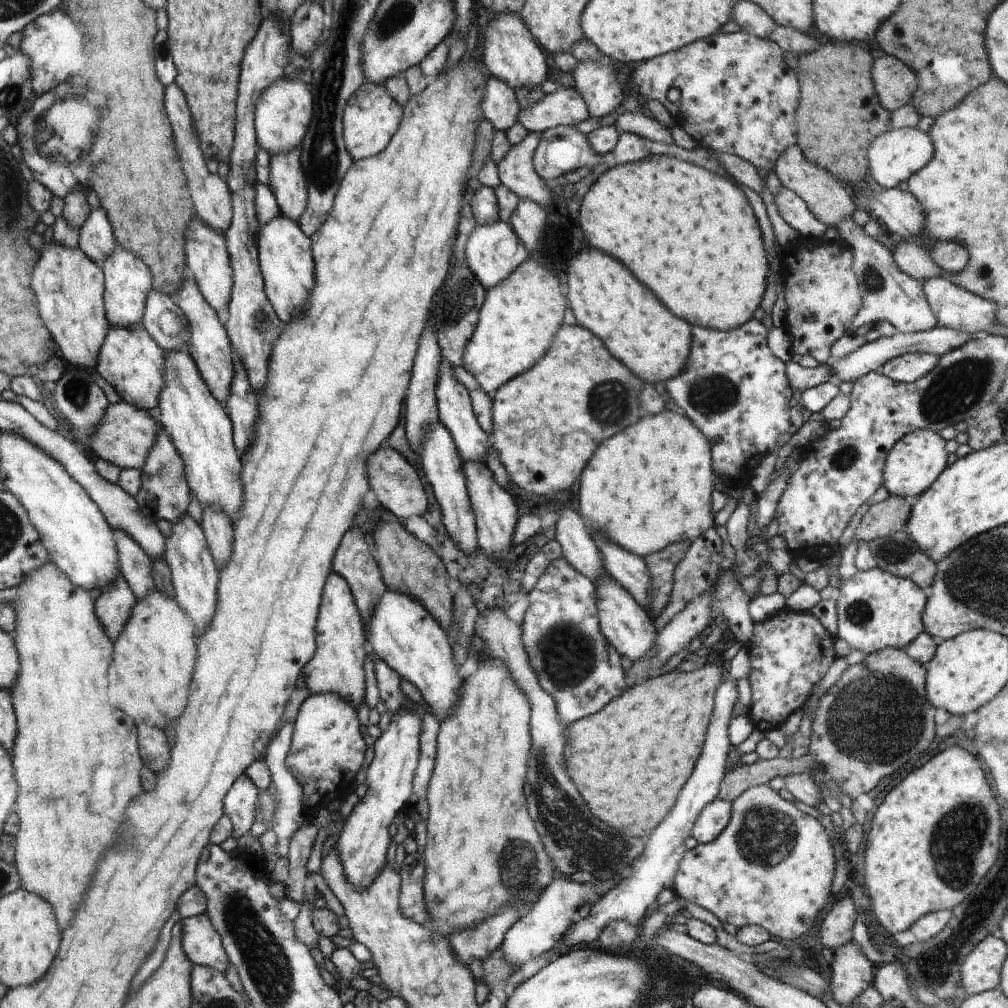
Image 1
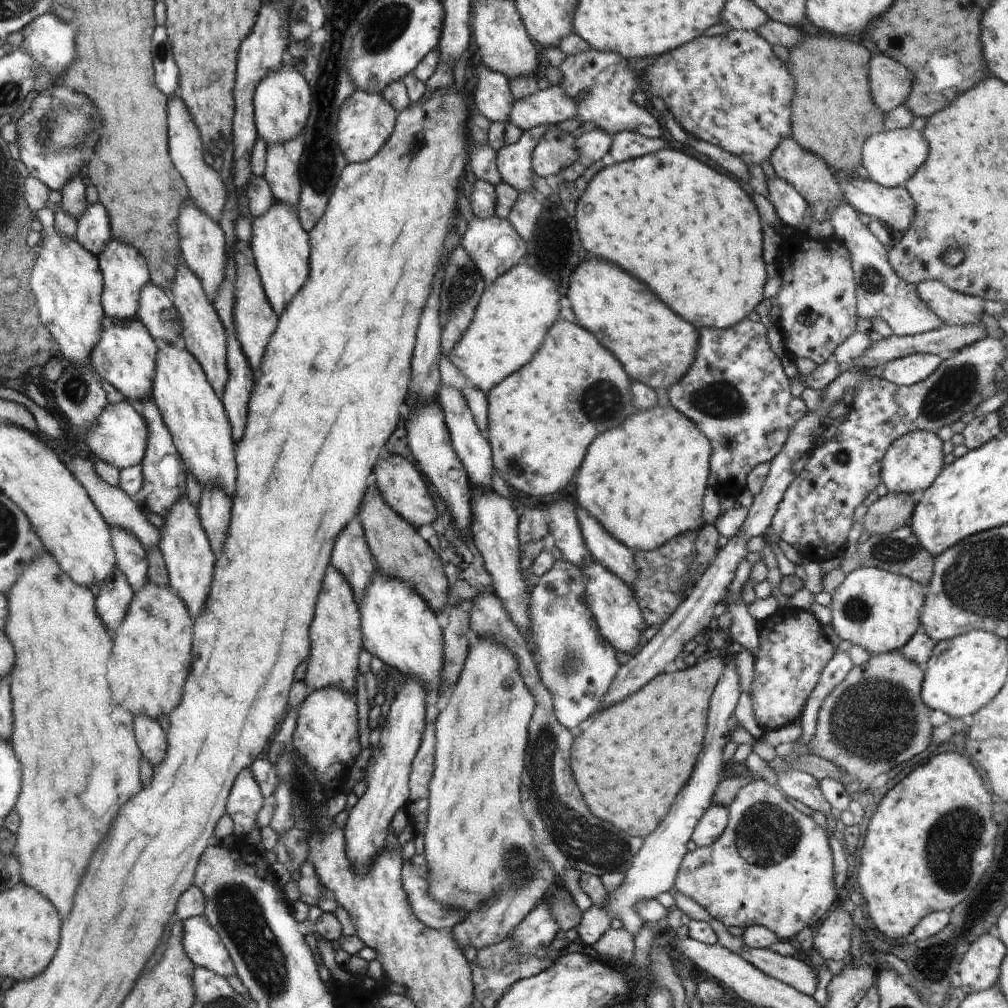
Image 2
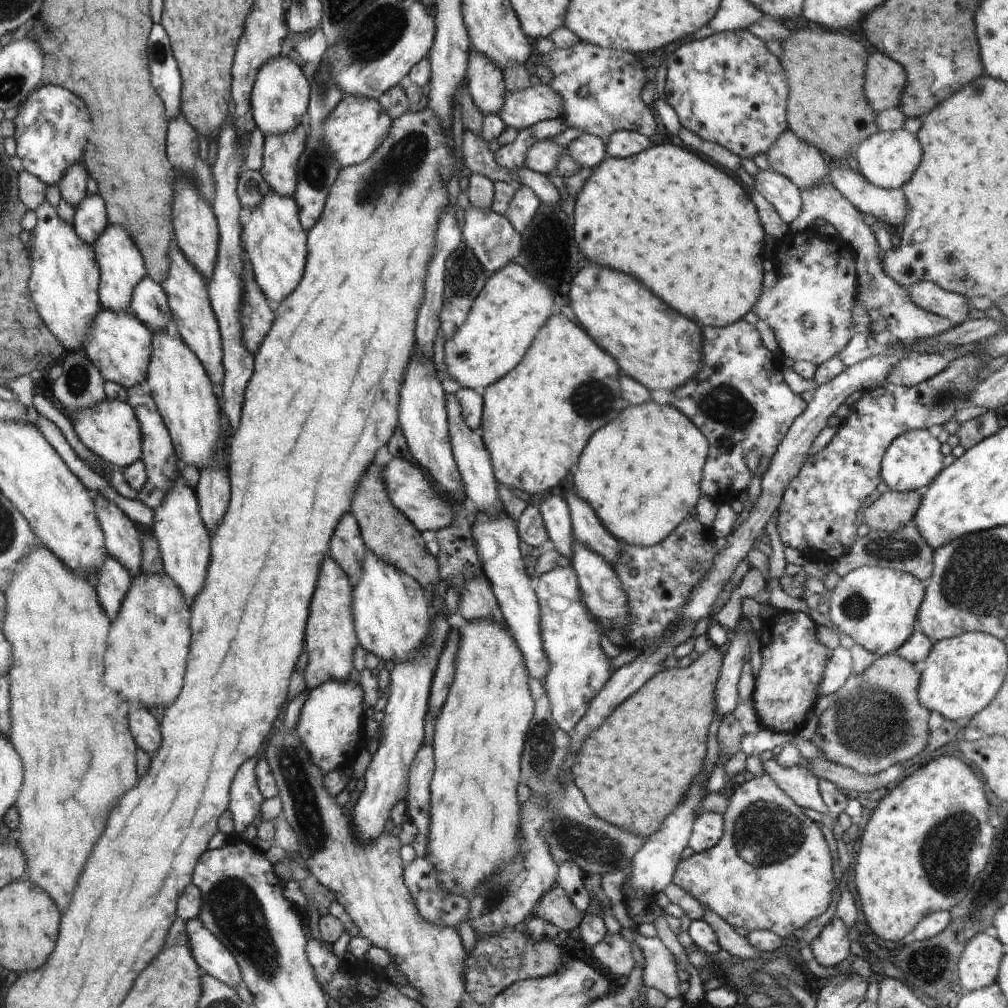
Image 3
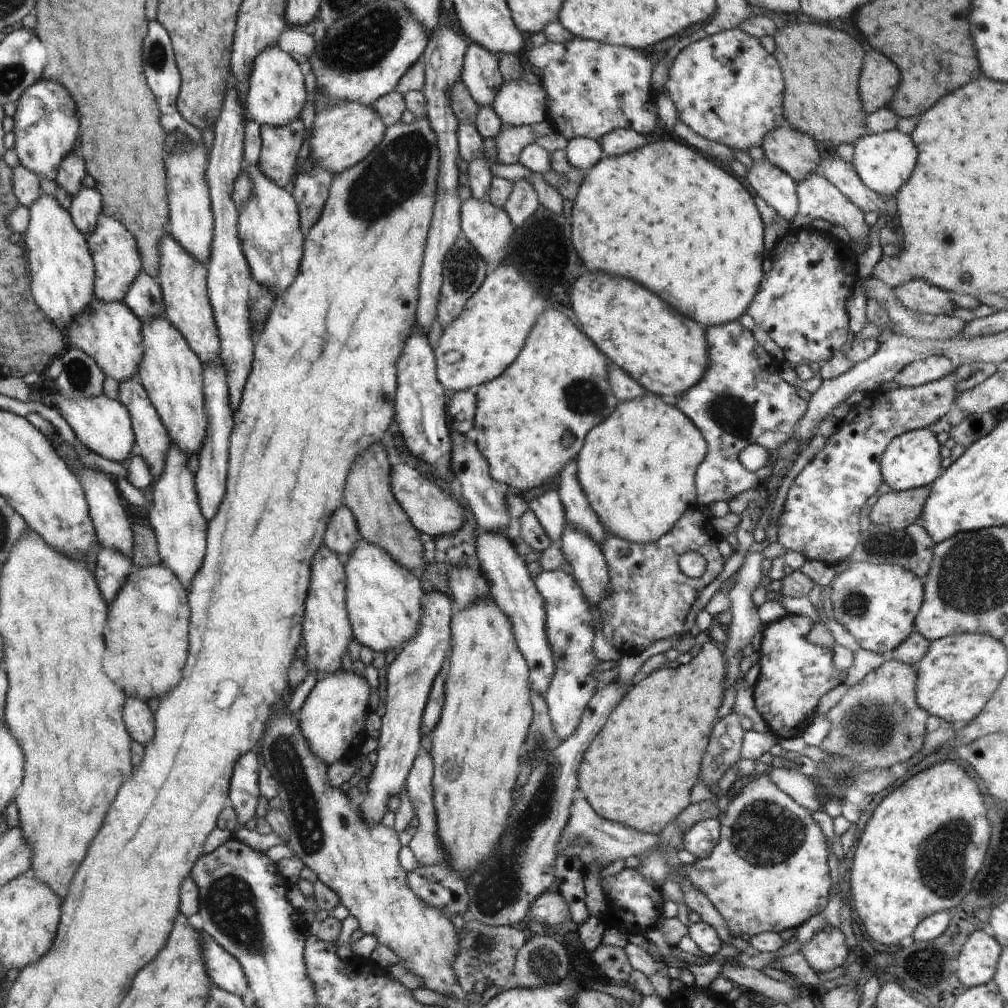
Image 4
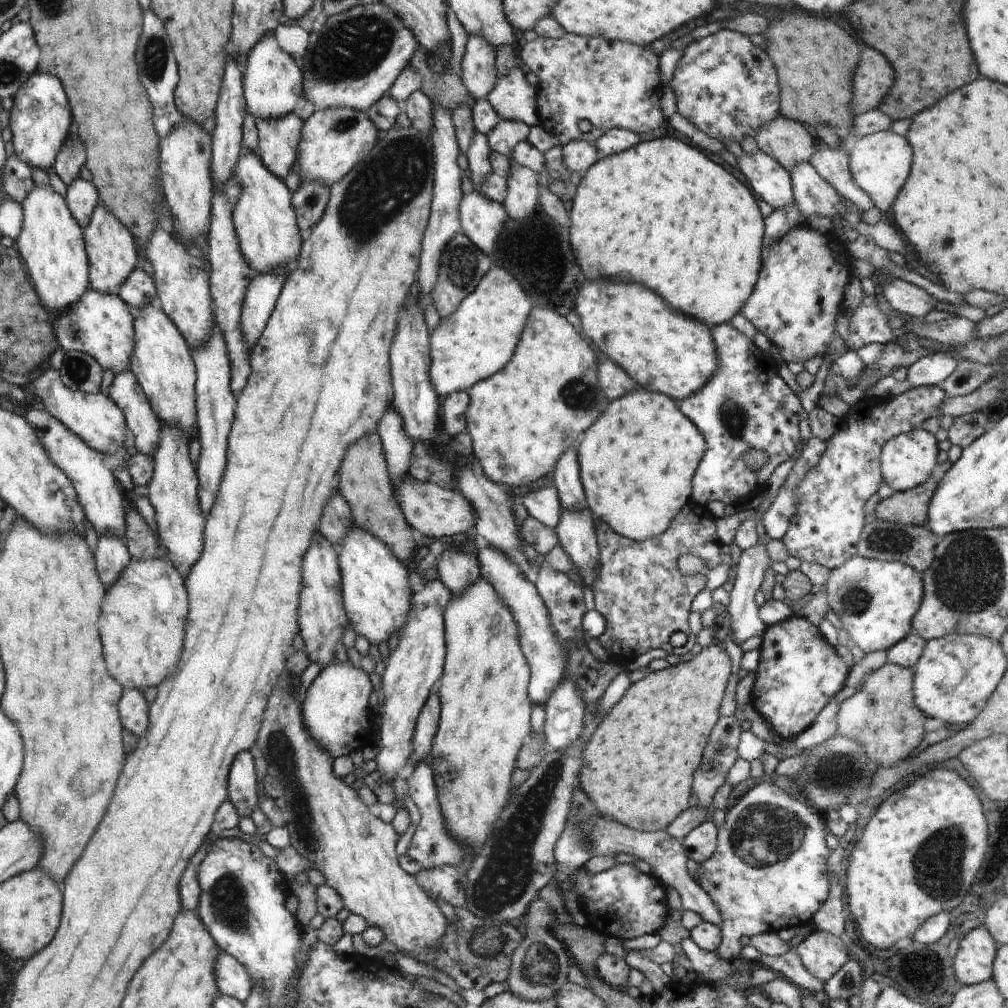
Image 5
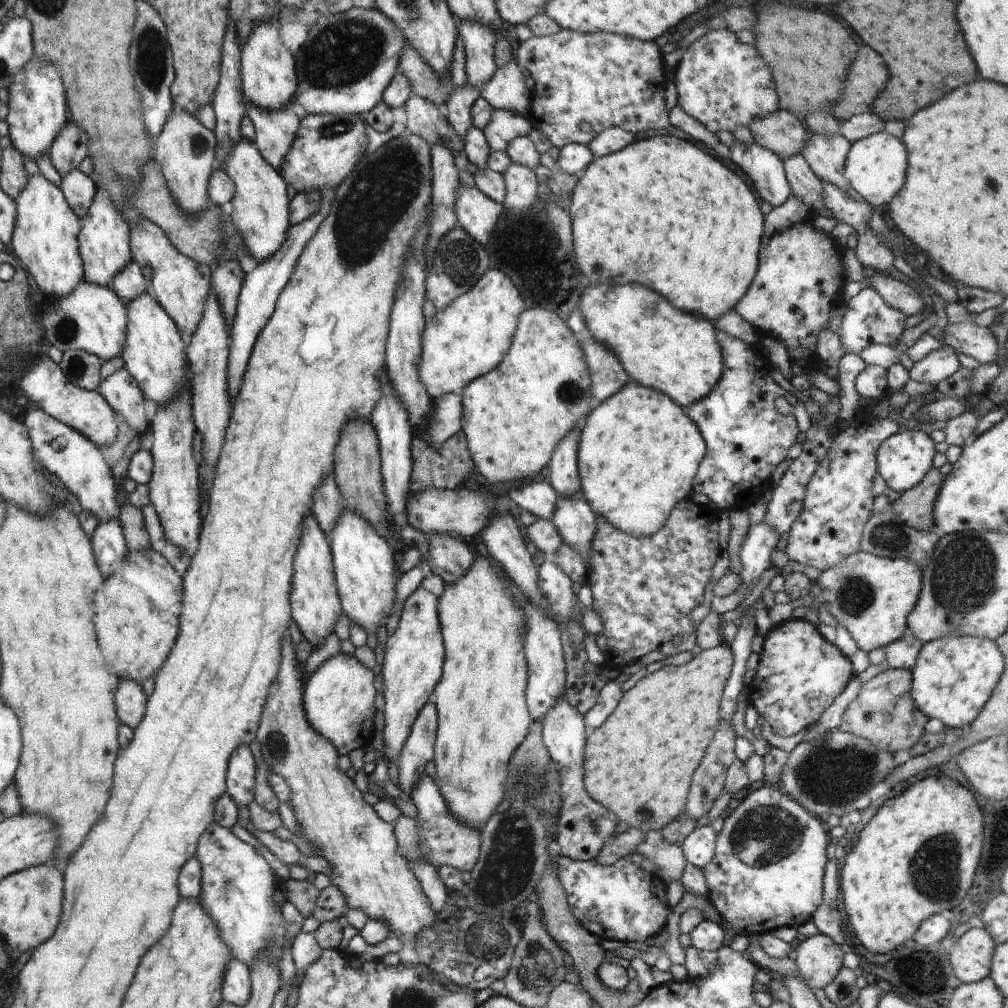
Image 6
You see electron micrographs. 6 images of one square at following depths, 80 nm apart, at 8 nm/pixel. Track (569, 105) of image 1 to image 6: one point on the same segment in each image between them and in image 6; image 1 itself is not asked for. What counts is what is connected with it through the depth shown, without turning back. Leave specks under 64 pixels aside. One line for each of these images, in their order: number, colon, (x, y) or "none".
2: (551, 106)
3: (521, 109)
4: (517, 103)
5: (513, 98)
6: (507, 90)

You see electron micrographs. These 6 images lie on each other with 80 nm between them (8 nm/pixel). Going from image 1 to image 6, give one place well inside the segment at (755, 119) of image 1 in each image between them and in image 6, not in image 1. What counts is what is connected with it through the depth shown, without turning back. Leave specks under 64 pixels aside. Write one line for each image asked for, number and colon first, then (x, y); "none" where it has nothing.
2: (731, 90)
3: (728, 88)
4: (726, 87)
5: (725, 85)
6: (722, 83)

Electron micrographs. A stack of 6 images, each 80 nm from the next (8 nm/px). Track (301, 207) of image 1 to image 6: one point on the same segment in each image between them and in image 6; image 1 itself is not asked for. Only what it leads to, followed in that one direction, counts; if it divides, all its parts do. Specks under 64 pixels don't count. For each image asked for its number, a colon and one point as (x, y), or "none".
2: (281, 173)
3: (281, 153)
4: (280, 145)
5: (278, 148)
6: (275, 131)

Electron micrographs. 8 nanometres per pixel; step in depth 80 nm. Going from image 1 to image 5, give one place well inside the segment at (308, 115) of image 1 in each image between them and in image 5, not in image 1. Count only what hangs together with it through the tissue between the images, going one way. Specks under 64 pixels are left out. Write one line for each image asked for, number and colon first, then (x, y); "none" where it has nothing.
2: (282, 101)
3: (280, 98)
4: (276, 96)
5: (272, 79)

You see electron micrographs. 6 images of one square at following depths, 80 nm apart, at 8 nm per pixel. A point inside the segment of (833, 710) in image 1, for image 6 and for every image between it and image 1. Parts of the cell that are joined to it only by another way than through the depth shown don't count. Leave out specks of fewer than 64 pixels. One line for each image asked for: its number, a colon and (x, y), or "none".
2: (875, 719)
3: (876, 720)
4: (878, 722)
5: (881, 715)
6: (883, 712)

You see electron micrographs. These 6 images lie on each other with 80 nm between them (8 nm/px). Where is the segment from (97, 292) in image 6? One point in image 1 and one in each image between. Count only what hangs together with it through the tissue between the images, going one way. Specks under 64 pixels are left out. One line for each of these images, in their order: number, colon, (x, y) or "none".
1: (130, 360)
2: (126, 357)
3: (120, 346)
4: (111, 333)
5: (100, 325)

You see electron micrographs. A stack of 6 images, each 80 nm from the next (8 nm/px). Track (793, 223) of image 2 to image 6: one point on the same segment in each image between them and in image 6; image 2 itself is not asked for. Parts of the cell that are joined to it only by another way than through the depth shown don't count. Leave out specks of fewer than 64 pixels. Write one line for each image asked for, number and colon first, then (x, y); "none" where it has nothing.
3: (785, 197)
4: (774, 186)
5: (771, 181)
6: (767, 172)

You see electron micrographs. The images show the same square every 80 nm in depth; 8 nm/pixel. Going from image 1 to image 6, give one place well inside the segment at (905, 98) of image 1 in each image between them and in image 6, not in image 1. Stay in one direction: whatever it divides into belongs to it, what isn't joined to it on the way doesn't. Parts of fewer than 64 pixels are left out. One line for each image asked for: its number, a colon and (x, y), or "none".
2: (890, 82)
3: (885, 79)
4: (880, 77)
5: (874, 75)
6: (868, 75)

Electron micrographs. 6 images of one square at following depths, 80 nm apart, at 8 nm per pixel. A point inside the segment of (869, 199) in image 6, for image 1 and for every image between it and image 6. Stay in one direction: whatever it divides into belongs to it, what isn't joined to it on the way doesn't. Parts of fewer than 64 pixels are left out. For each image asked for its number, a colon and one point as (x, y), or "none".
1: (894, 156)
2: (891, 157)
3: (888, 159)
4: (884, 161)
5: (880, 163)

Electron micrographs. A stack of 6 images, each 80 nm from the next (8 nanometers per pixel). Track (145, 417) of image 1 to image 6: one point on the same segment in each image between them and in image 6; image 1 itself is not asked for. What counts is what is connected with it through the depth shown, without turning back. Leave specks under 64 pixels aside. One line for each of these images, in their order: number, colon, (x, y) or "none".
2: (120, 435)
3: (110, 429)
4: (103, 425)
5: (95, 418)
6: (45, 383)

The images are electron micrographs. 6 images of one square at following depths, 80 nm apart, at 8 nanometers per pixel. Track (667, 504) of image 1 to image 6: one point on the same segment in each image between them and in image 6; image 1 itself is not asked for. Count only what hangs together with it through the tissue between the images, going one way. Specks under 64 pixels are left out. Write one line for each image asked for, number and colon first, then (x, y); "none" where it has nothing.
2: (644, 482)
3: (641, 474)
4: (637, 469)
5: (636, 464)
6: (639, 452)

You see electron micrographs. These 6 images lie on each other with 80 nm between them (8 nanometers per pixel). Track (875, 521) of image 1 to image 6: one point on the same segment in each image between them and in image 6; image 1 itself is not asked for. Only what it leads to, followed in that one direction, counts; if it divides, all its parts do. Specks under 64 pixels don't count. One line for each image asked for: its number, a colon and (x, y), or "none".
2: (889, 513)
3: (893, 510)
4: (898, 509)
5: (910, 507)
6: (914, 507)

